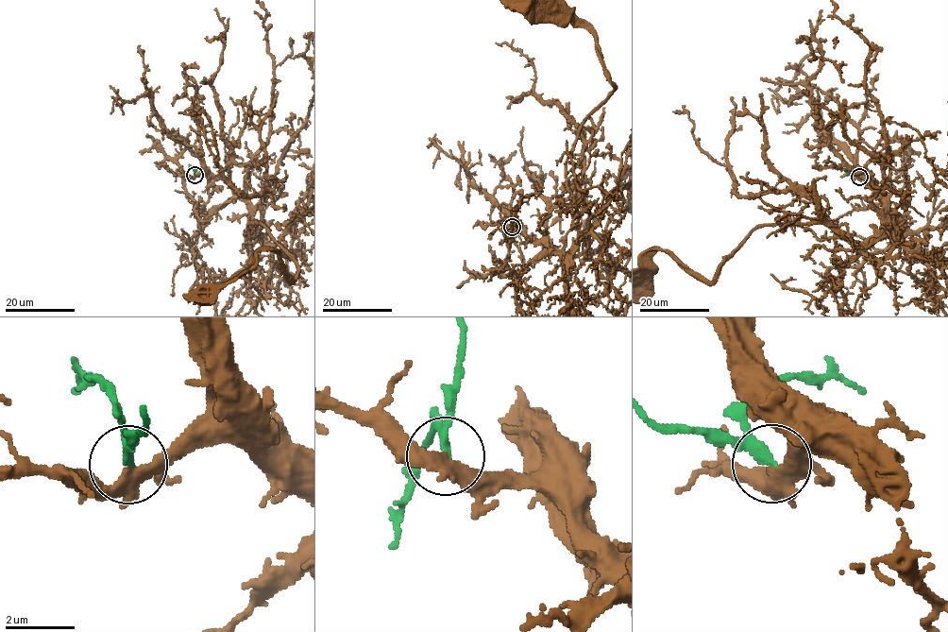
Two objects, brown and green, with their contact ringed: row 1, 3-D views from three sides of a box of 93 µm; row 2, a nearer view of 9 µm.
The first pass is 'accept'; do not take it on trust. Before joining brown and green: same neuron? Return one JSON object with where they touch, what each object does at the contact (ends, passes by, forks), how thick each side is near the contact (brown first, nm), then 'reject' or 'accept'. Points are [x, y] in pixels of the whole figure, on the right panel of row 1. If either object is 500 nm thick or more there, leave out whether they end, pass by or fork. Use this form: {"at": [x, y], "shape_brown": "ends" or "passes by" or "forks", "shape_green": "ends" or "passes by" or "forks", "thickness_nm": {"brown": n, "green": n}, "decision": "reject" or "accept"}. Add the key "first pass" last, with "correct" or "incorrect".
{"at": [859, 177], "shape_brown": "forks", "shape_green": "passes by", "thickness_nm": {"brown": 280, "green": 200}, "decision": "accept", "first pass": "correct"}

